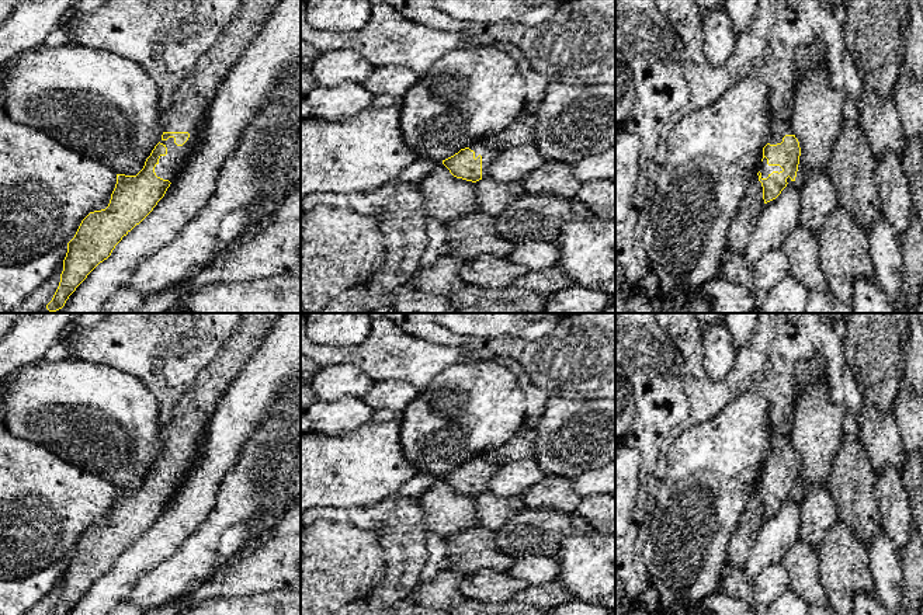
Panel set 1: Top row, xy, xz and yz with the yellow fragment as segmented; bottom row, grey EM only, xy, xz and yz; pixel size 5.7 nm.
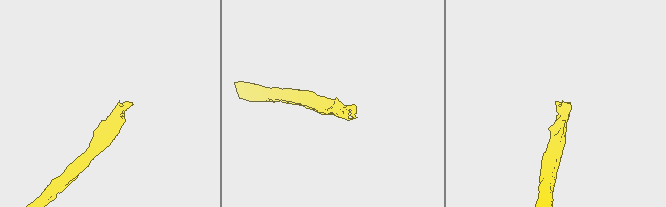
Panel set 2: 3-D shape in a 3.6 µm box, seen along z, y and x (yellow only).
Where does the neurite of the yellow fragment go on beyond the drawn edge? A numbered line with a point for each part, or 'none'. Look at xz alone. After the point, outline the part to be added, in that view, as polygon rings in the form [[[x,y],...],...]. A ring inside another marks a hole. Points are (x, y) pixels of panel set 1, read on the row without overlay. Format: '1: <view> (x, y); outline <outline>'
1: xz (488, 469); outline [[[479,456],[471,459],[469,463],[475,466],[475,473],[479,469],[482,470],[482,493],[486,493],[489,490],[489,484],[492,483],[492,479],[495,476],[496,465],[485,461]]]

